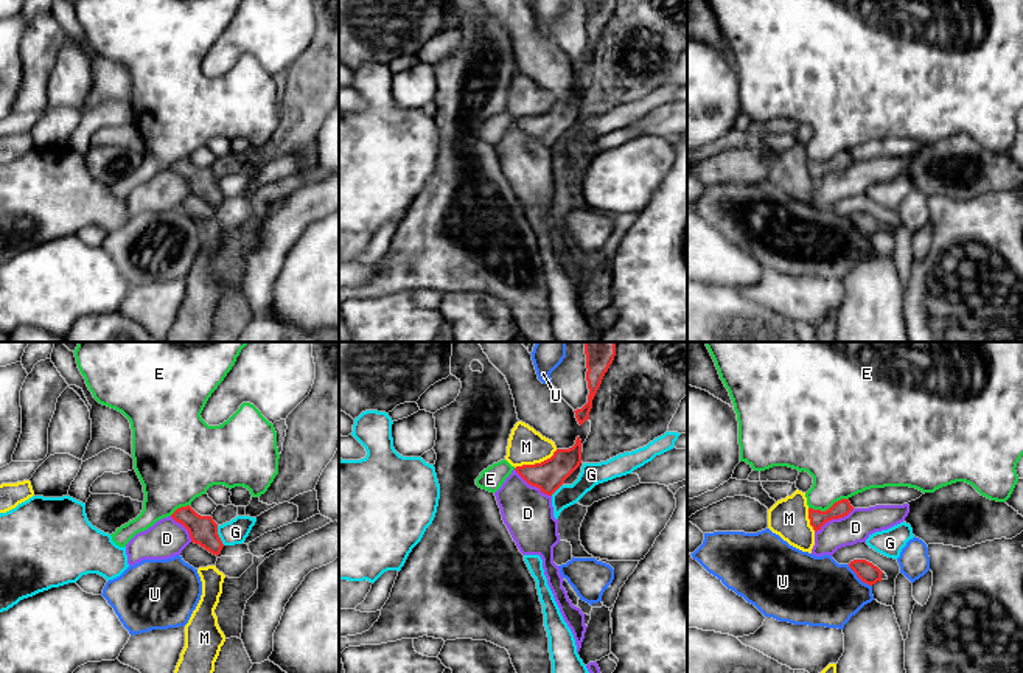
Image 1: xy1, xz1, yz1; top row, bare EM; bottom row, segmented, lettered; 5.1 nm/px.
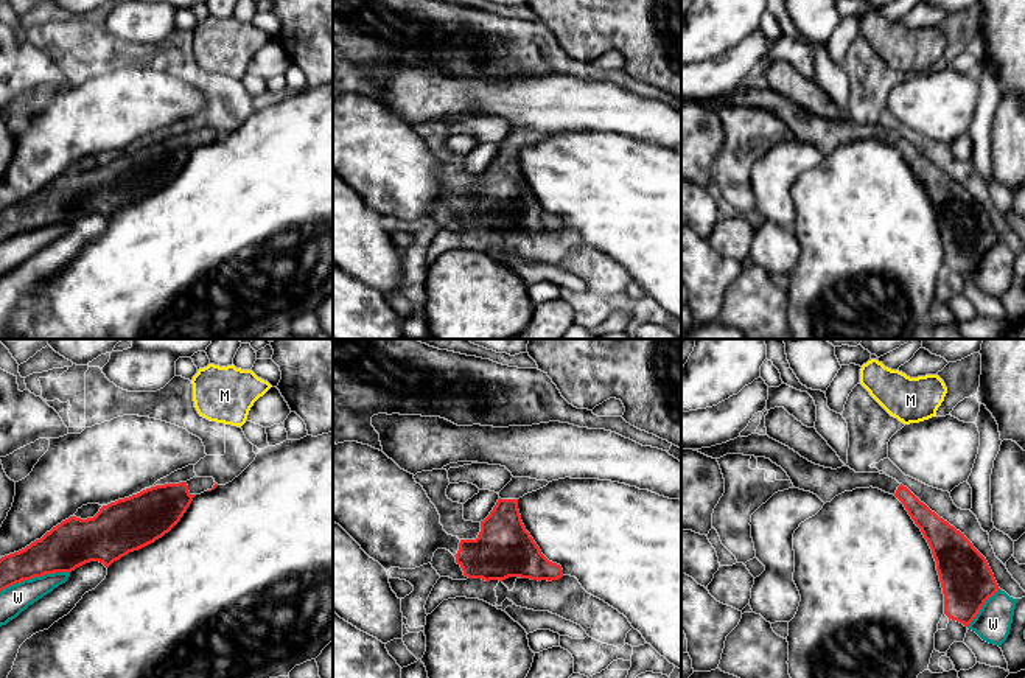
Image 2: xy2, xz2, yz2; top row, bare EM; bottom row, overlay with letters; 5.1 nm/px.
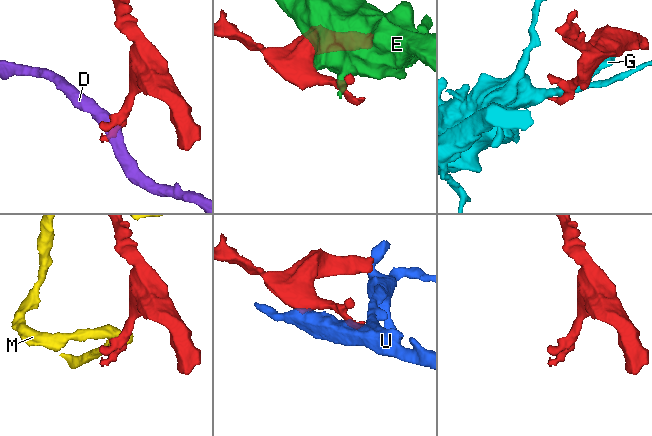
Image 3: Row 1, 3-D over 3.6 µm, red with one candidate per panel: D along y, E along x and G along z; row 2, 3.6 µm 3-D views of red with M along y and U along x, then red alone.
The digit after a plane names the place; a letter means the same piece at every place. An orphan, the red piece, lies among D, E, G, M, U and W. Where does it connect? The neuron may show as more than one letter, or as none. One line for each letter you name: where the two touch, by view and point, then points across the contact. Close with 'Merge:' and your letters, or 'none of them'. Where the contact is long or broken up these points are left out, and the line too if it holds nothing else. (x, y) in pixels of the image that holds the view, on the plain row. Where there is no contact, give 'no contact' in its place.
Merge: none of them

